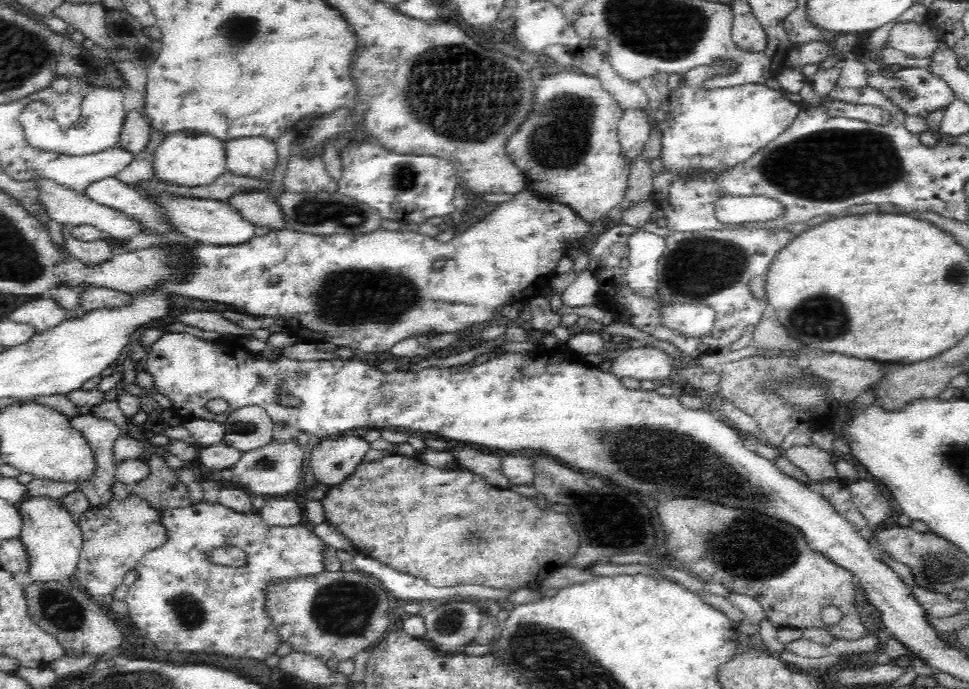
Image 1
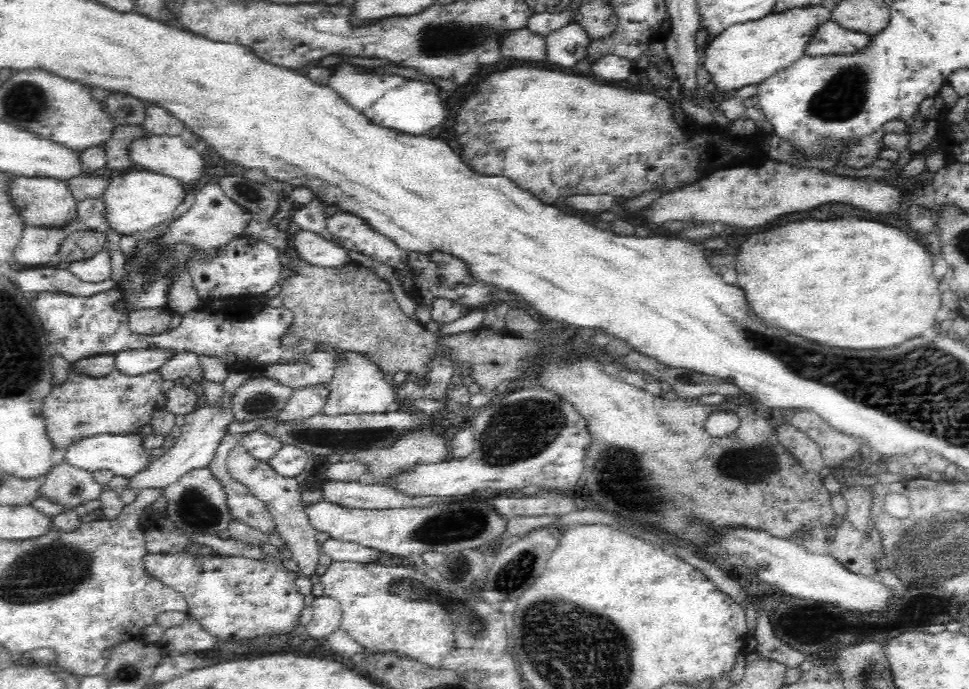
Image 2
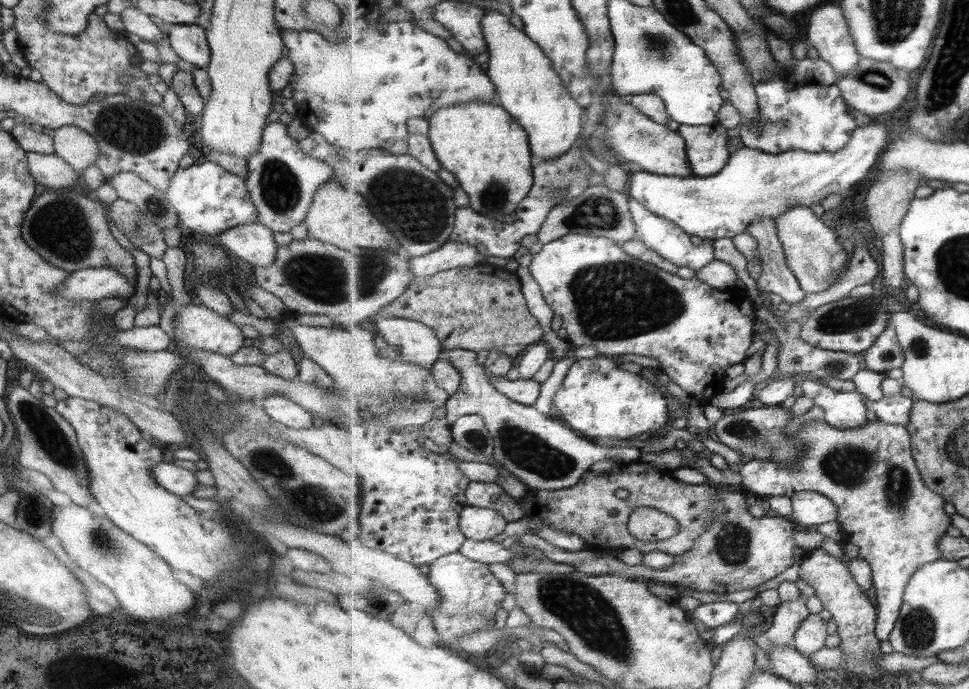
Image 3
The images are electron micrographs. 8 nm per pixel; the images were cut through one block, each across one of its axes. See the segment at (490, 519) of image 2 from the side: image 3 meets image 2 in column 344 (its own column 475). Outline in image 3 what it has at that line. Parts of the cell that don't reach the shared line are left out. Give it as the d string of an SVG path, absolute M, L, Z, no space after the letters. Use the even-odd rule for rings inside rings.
M467 505L461 512L460 528L467 539L493 540L510 522L496 510Z

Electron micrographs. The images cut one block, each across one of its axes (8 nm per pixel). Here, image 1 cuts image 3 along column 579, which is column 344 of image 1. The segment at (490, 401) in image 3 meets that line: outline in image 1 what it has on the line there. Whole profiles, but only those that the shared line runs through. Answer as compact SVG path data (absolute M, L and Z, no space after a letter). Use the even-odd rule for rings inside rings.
M339 435L321 438L312 445L310 467L318 483L328 488L351 477L370 450L363 436Z

